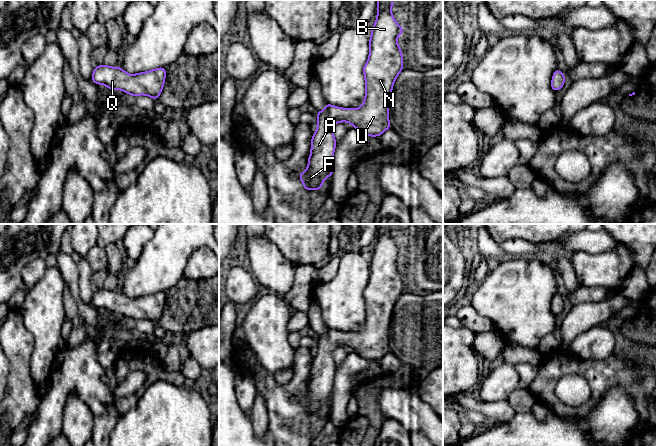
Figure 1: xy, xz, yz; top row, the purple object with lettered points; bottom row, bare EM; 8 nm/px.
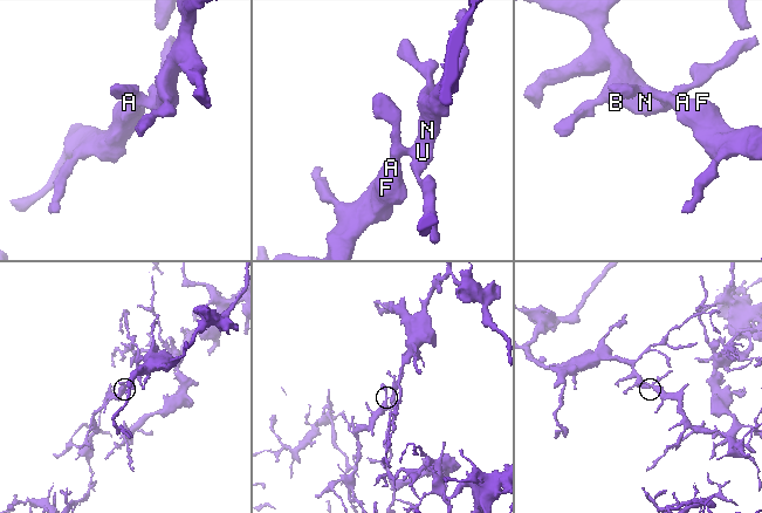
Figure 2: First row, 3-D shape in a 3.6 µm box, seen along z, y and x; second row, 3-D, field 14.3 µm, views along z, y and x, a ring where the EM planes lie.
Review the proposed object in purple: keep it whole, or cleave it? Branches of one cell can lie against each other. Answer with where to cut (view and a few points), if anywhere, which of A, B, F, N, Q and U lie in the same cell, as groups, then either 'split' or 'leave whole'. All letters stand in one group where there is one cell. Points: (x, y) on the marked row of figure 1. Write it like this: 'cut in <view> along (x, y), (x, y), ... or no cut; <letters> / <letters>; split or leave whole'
no cut; A B F N Q U; leave whole

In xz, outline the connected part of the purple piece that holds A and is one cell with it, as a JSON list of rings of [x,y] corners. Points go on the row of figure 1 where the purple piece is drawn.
[[[393,0],[377,2],[377,19],[369,39],[369,57],[363,67],[365,99],[362,106],[346,109],[326,102],[325,109],[317,112],[317,129],[311,140],[308,168],[299,174],[306,190],[321,189],[324,179],[333,174],[337,144],[333,126],[336,123],[349,122],[368,137],[379,137],[391,128],[389,104],[392,88],[404,67],[401,47],[397,43],[397,37],[404,29],[393,17],[393,3]]]

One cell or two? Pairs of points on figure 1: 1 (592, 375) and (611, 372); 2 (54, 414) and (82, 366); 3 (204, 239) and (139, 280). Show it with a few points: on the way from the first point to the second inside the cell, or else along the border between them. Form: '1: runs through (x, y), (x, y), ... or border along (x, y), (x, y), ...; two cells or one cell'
1: runs through (597, 375), (606, 373); one cell
2: runs through (54, 402), (61, 387), (70, 378); one cell
3: runs through (188, 239), (182, 239), (155, 266); one cell

